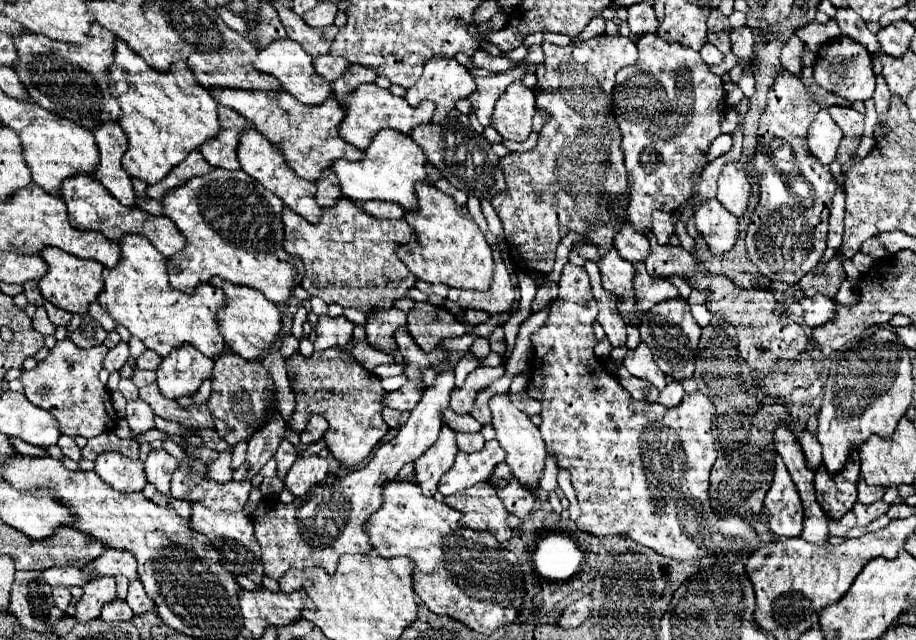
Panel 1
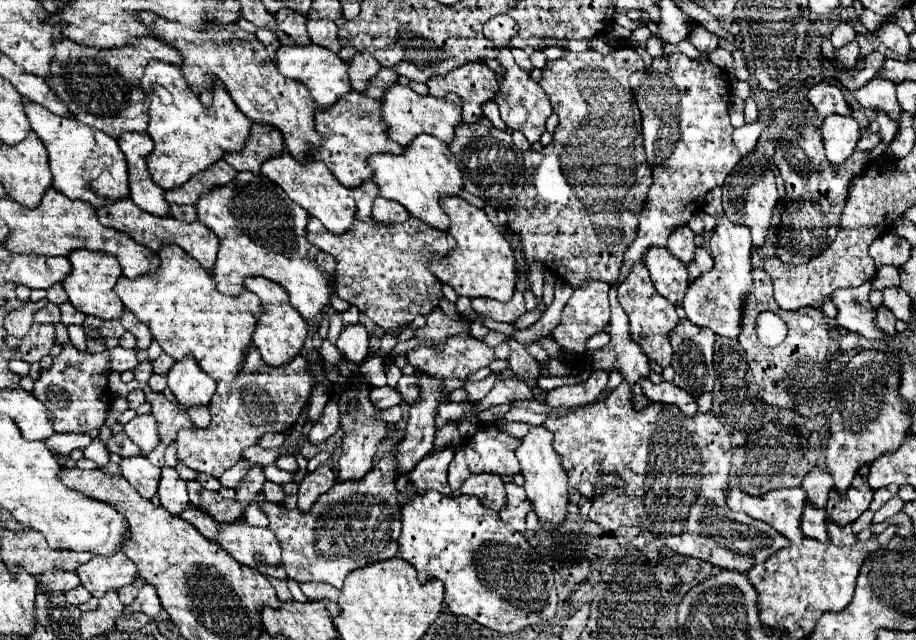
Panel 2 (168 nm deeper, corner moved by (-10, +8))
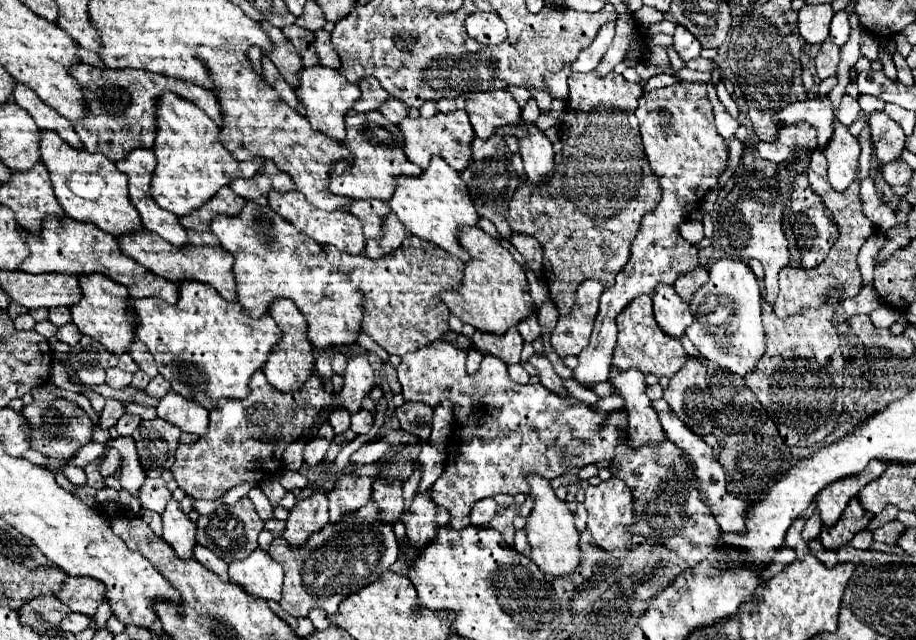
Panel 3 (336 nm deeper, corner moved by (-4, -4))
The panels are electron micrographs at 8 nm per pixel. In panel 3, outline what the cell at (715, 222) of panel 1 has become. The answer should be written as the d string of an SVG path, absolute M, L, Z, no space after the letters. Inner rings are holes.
M721 259L711 267L709 281L693 297L693 325L687 329L687 337L703 359L745 377L757 369L757 363L765 353L761 303L763 295L753 271L741 261Z

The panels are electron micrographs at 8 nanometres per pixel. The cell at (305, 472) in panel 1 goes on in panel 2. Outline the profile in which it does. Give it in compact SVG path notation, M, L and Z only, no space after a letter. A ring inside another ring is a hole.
M323 463L315 471L307 473L303 477L303 481L299 483L299 493L297 493L299 509L309 511L311 505L315 503L315 499L321 493L325 493L333 483L335 483L335 471L333 471L333 467L329 463Z

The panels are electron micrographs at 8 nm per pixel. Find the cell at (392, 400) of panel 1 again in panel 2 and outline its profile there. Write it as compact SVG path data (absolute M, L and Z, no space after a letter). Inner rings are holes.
M385 385L385 387L371 389L371 401L379 409L389 409L393 405L401 405L403 403L403 395L397 389Z

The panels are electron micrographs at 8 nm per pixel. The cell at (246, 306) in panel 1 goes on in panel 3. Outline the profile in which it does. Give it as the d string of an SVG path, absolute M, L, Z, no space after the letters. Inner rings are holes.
M277 299L273 301L269 315L275 319L275 323L279 325L279 329L283 331L283 339L279 341L279 345L275 347L275 351L269 355L269 361L263 367L263 373L267 375L269 383L273 387L277 387L283 393L295 393L297 389L301 389L305 385L305 381L311 377L313 367L315 367L315 357L313 357L313 345L307 339L307 325L305 325L305 317L301 317L299 309L295 309L295 305L289 299Z

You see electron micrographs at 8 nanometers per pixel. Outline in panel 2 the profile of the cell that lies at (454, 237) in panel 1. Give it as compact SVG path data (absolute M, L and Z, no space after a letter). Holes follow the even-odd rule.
M443 197L443 209L447 211L451 225L447 233L457 241L455 249L451 249L443 257L431 259L427 265L431 273L441 281L451 285L457 295L465 297L491 297L497 301L509 301L515 291L515 255L507 239L497 231L497 227L487 219L485 211L457 197Z

